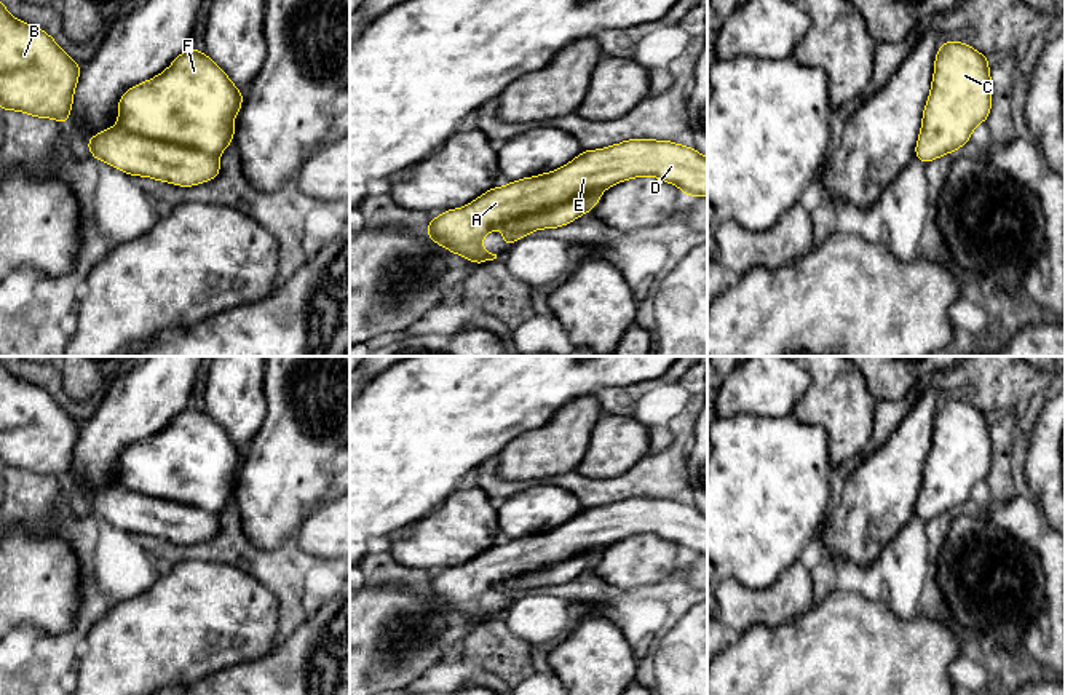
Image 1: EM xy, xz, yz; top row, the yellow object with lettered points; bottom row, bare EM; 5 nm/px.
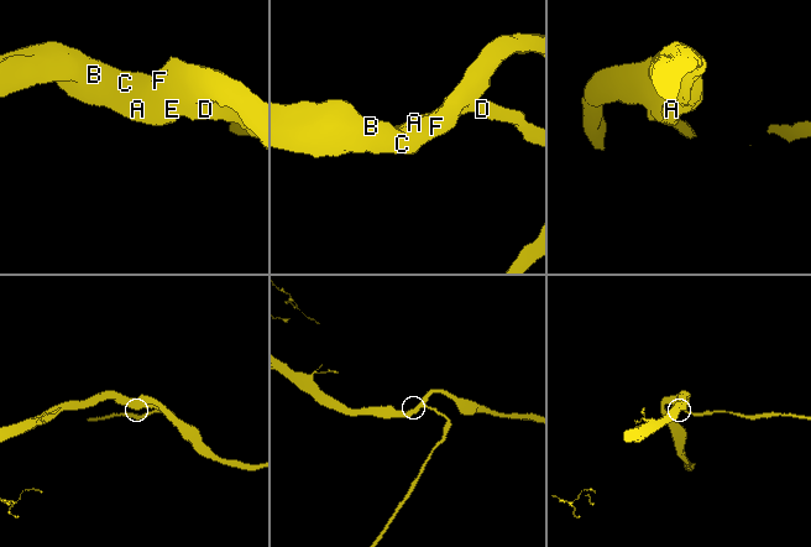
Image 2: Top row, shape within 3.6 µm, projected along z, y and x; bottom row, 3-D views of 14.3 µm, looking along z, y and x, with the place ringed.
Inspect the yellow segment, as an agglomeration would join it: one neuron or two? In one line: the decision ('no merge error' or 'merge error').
no merge error

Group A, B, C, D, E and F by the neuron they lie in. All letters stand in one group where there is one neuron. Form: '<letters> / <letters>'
A B C D E F

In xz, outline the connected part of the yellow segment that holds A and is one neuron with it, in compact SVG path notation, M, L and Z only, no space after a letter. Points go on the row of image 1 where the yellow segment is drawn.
M628 139L599 150L583 150L557 171L511 181L506 187L492 187L465 208L449 209L431 219L425 233L452 254L460 254L473 264L484 264L497 259L497 254L487 252L481 241L498 225L505 228L501 233L505 246L514 244L533 230L551 230L573 222L592 211L600 193L613 184L643 176L656 176L674 184L688 197L707 197L707 158L695 147L679 145L672 141Z

